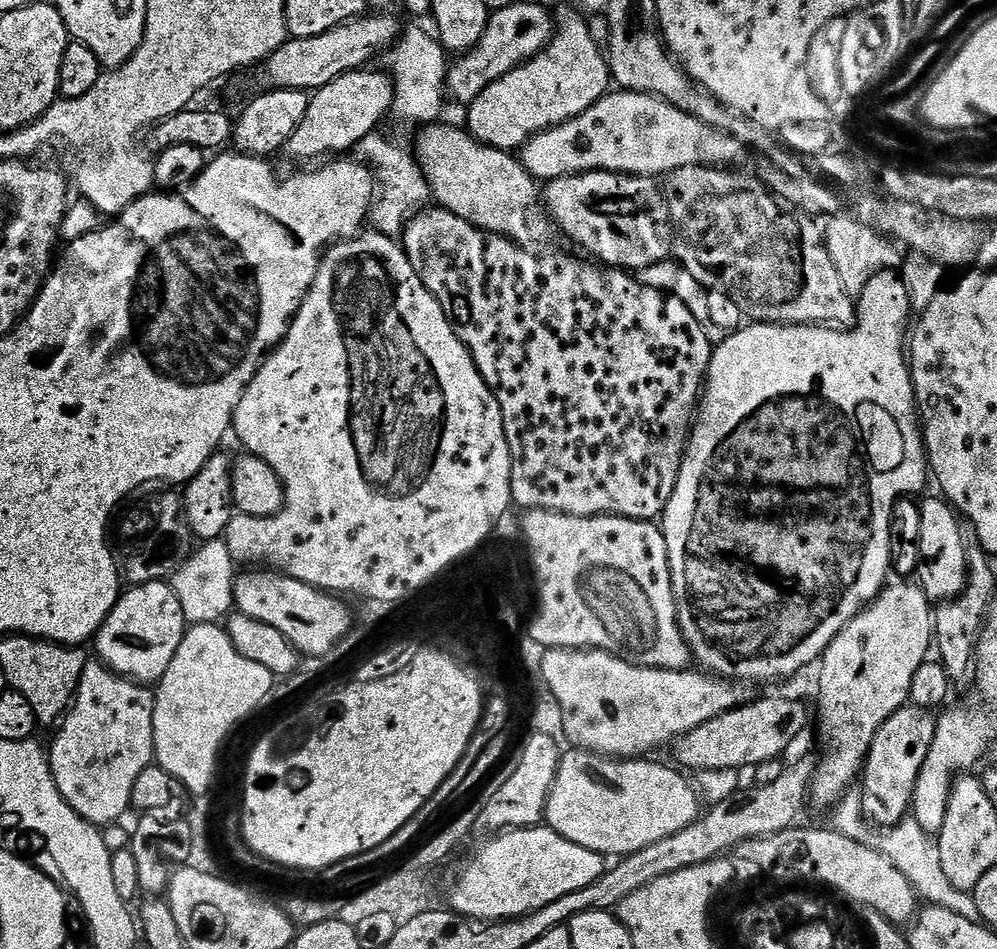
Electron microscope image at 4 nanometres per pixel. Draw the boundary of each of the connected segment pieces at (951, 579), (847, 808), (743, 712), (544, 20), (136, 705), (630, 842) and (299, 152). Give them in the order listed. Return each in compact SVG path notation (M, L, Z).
M943 498L928 500L920 508L920 556L924 561L920 564L920 577L918 583L921 590L928 595L929 601L947 602L955 600L964 593L964 587L968 585L968 549L964 544L964 532L960 529L961 517L955 508Z
M856 790L849 791L847 796L841 798L836 807L831 809L831 827L846 838L854 838L854 842L862 842L878 850L886 858L890 858L890 862L894 862L894 866L898 866L898 870L906 874L912 889L916 891L921 901L938 908L954 910L954 914L962 914L962 918L975 924L981 923L978 906L974 902L972 893L958 890L958 886L954 886L954 882L946 878L946 870L942 870L942 854L937 837L922 830L922 826L918 826L918 822L911 818L904 819L893 828L876 827L864 817L864 807L860 798L861 793Z
M784 696L757 698L740 707L702 722L675 741L675 763L681 769L693 768L696 774L706 770L751 769L767 760L779 760L784 751L799 738L808 724L808 708L800 700L787 700Z
M514 2L502 10L492 12L479 42L469 52L457 55L451 61L446 81L447 95L451 99L453 96L461 106L471 104L478 94L482 94L482 90L486 90L486 86L498 82L498 78L510 74L510 70L519 64L536 57L552 41L553 31L553 13L548 13L540 4Z
M89 659L84 667L72 706L59 725L60 733L52 744L52 752L50 748L50 763L62 798L92 824L112 824L130 812L134 786L140 775L154 764L155 705L151 687L119 676L99 659Z
M587 750L571 751L565 751L560 757L554 786L544 807L547 827L562 834L562 838L586 846L586 850L599 852L605 858L623 858L646 846L654 846L654 842L662 842L662 838L678 834L678 830L686 830L686 826L700 819L702 797L697 785L693 781L691 784L683 771L655 764L652 758L605 758Z
M372 70L347 72L334 78L334 82L326 82L326 86L315 89L306 106L306 118L302 118L302 122L298 122L298 130L290 134L286 152L296 160L319 161L333 154L351 153L362 138L377 131L384 115L393 111L396 87L392 85L392 77L387 71L368 71Z

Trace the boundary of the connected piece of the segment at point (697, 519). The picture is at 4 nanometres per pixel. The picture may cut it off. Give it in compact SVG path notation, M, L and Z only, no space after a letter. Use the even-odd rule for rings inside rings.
M899 271L879 272L874 278L870 278L870 282L866 282L866 286L860 291L859 297L854 304L854 326L849 327L847 330L841 330L836 326L817 326L815 324L766 324L763 322L752 322L749 323L749 328L741 326L735 332L725 335L723 337L724 341L721 344L717 343L713 347L712 361L708 367L707 381L702 389L702 399L698 405L692 438L688 441L688 450L684 454L684 461L678 474L678 482L674 486L674 494L670 498L668 507L665 508L662 517L662 531L666 538L668 565L670 566L672 589L676 599L676 617L680 623L684 641L687 642L695 663L705 673L715 674L725 680L747 680L756 686L761 686L760 684L766 683L767 680L784 680L787 676L796 676L803 668L808 668L811 664L815 665L820 657L823 656L824 651L830 646L832 639L884 591L886 587L884 579L887 578L888 567L892 564L892 507L895 506L896 499L903 492L920 492L924 488L924 483L930 480L928 458L924 451L922 424L918 419L918 405L916 403L916 395L912 389L912 373L906 363L906 333L910 328L908 315L912 312L912 304L914 308L913 293Z

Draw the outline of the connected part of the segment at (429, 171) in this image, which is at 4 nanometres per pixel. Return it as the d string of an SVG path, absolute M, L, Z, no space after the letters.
M437 122L421 127L420 137L416 140L414 155L424 172L431 197L441 208L448 212L458 214L458 218L466 218L476 228L483 232L493 232L513 240L516 244L536 246L532 244L544 244L554 233L554 225L548 209L542 199L542 188L537 179L528 173L512 152L504 152L501 148L492 148L489 144L483 144L481 140L472 137L471 132L463 127L455 128L452 124Z

